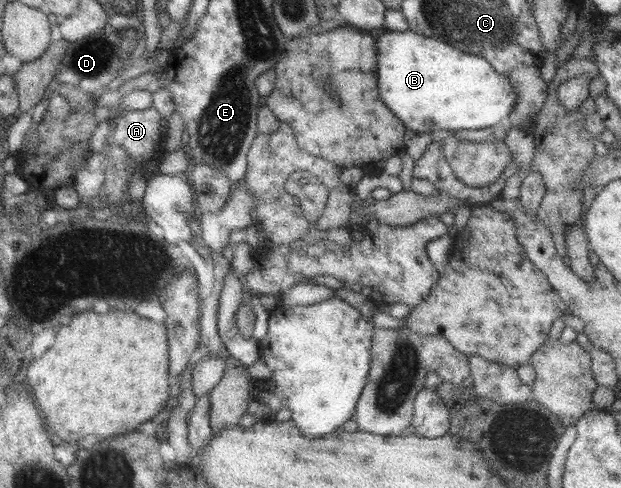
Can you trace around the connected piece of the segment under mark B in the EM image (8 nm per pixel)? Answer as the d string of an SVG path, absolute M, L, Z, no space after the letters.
M382 29L378 33L375 33L375 49L378 53L376 77L379 98L394 116L404 123L404 128L409 133L430 132L439 135L443 132L454 133L456 130L484 129L506 122L515 102L513 85L510 85L508 78L499 77L484 58L464 55L462 51L456 51L446 43L434 41L424 35L416 35L410 30L401 32Z

